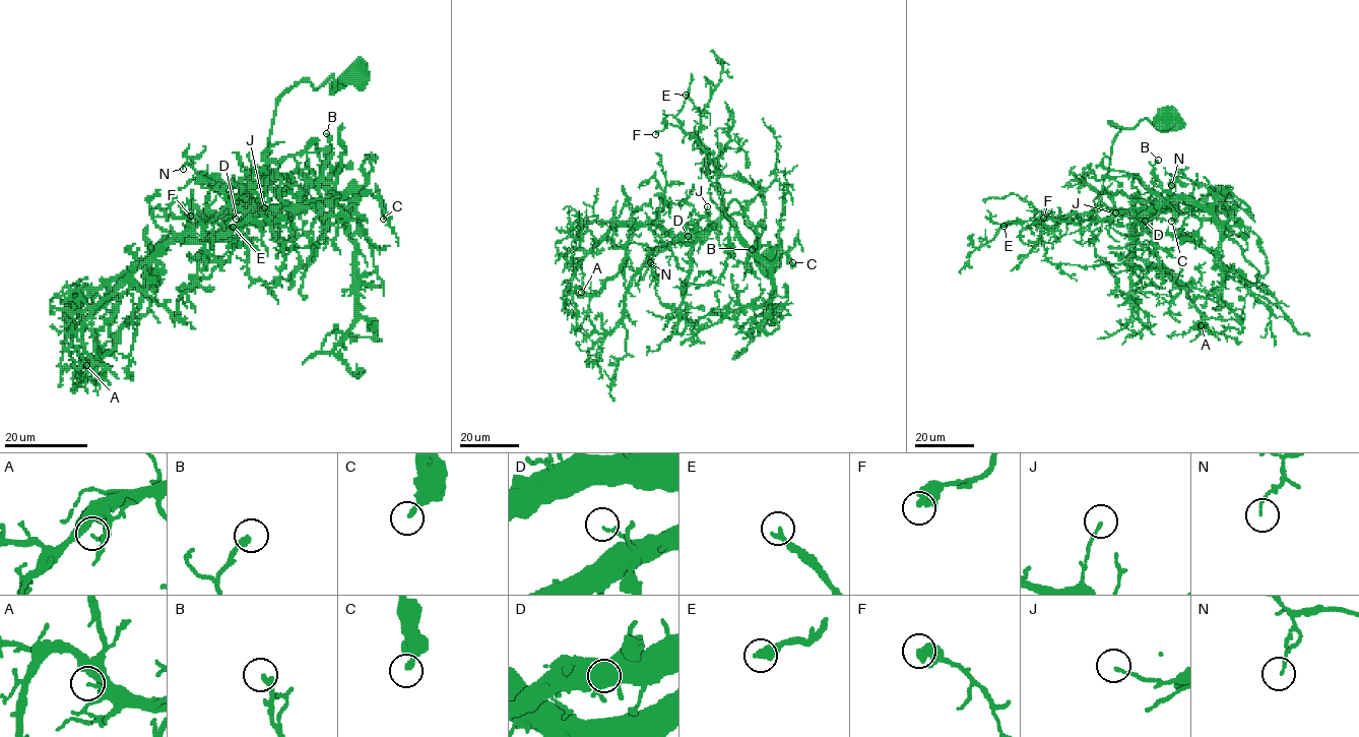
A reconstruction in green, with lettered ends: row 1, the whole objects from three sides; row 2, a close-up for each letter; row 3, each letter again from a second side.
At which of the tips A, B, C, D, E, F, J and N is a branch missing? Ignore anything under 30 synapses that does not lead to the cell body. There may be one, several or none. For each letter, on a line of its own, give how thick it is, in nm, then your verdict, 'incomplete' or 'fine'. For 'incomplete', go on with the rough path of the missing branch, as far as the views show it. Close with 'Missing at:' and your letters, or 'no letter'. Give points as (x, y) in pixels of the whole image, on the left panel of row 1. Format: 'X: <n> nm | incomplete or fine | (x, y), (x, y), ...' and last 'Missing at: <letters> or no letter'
A: 150 nm | fine
B: 320 nm | fine
C: 200 nm | fine
D: 180 nm | fine
E: 300 nm | incomplete | (233, 227), (232, 237), (240, 256), (242, 278), (236, 293)
F: 420 nm | fine
J: 120 nm | fine
N: 100 nm | fine
Missing at: E

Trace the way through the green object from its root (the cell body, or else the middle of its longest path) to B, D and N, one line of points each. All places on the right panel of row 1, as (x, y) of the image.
B: (1166, 119), (1165, 130), (1146, 119), (1133, 128), (1108, 122), (1120, 131), (1091, 211), (1157, 209), (1158, 160)
D: (1166, 119), (1165, 130), (1146, 119), (1133, 128), (1108, 122), (1120, 131), (1091, 211), (1145, 221)
N: (1166, 119), (1165, 130), (1108, 122), (1120, 131), (1091, 211), (1211, 219), (1224, 207), (1203, 184), (1171, 185)

